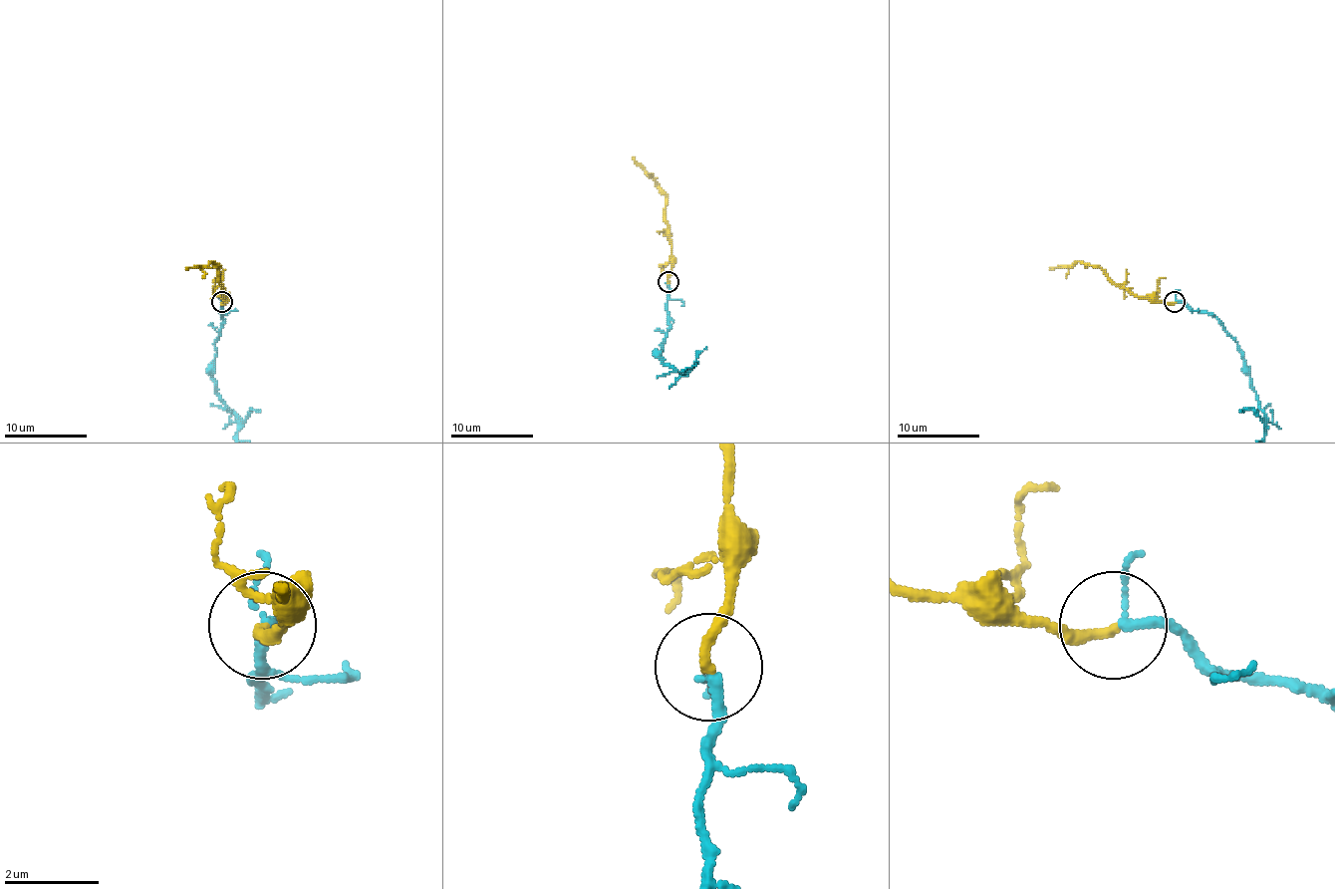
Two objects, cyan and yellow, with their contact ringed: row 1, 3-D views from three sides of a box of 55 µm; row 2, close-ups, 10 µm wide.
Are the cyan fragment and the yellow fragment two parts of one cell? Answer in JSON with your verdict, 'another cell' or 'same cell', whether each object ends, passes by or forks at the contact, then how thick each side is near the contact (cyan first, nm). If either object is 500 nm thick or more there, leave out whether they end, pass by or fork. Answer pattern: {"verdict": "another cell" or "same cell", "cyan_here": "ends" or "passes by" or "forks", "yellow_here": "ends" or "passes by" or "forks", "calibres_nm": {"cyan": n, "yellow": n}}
{"verdict": "same cell", "cyan_here": "passes by", "yellow_here": "ends", "calibres_nm": {"cyan": 180, "yellow": 240}}

